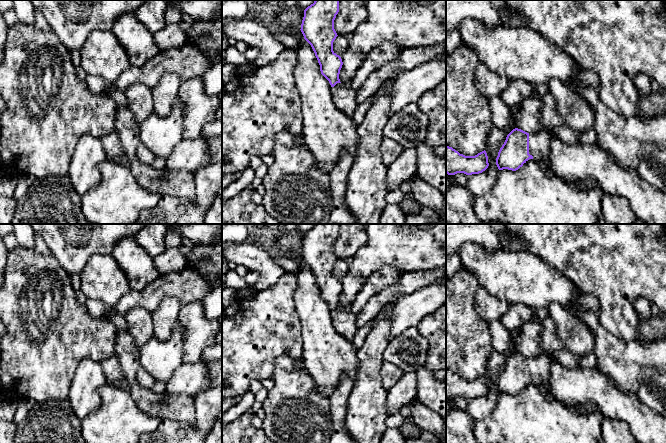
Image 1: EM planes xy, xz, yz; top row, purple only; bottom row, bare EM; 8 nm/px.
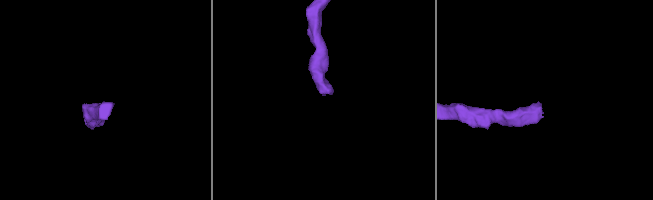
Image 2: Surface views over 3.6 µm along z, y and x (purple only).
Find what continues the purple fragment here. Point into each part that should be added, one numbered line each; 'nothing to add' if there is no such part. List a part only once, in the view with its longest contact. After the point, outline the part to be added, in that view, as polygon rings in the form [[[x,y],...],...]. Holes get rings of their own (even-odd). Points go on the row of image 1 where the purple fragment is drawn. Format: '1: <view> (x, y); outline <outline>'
1: yz (539, 143); outline [[[546,132],[529,134],[529,154],[533,160],[541,167],[547,176],[555,176],[554,171],[549,165],[549,150],[551,136]]]

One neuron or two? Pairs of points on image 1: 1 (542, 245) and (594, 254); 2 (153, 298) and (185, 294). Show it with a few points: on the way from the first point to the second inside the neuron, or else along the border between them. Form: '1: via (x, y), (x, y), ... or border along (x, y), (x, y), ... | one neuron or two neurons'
1: via (555, 245), (581, 245) | one neuron
2: via (161, 291), (177, 291) | one neuron

